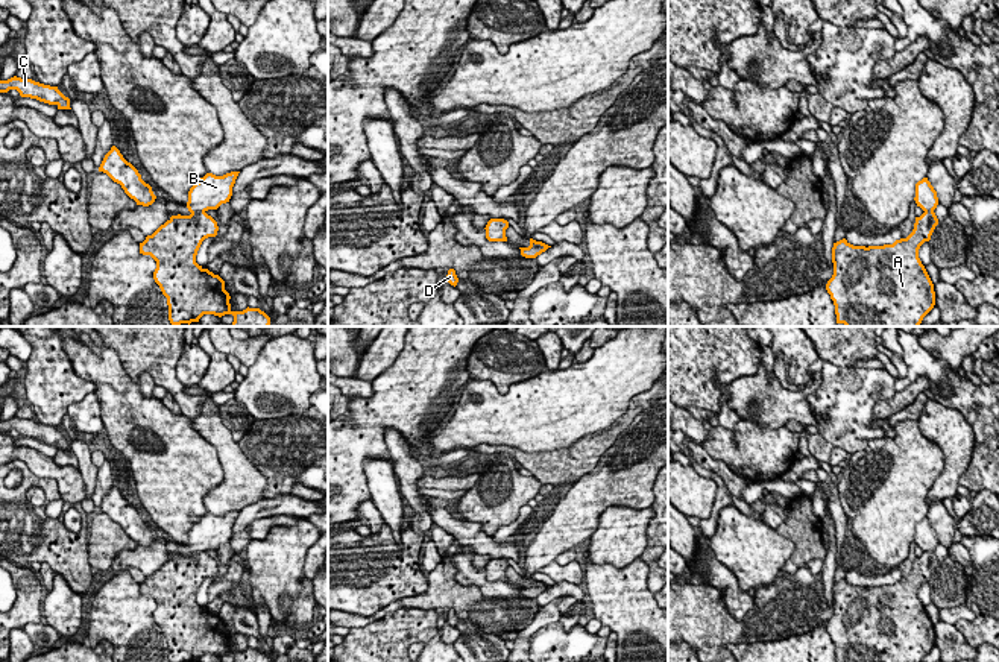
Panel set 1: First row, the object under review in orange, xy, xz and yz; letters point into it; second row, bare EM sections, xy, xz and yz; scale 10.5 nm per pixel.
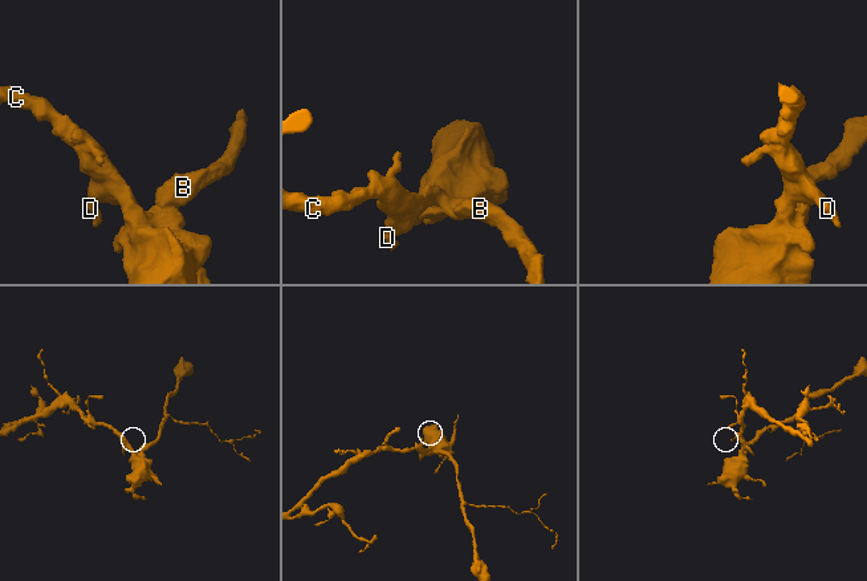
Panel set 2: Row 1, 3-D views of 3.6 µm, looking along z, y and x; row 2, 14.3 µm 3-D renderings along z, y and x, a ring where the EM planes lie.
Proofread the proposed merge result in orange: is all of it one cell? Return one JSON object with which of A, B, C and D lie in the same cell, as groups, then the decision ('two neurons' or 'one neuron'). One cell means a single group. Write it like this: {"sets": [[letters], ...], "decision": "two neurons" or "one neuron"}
{"sets": [["A", "C", "D"], ["B"]], "decision": "two neurons"}

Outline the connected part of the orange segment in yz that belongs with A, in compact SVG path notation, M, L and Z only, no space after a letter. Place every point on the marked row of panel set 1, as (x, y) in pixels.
M934 211L915 217L906 238L884 246L853 246L846 238L834 243L834 275L826 290L835 305L837 323L846 326L919 326L935 305L934 284L919 258L919 249L938 225Z

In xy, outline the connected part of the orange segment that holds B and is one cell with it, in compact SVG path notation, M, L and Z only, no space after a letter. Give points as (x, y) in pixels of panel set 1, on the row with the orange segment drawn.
M231 172L223 176L206 173L200 178L188 191L188 211L199 213L217 210L222 203L229 202L238 173L240 172Z

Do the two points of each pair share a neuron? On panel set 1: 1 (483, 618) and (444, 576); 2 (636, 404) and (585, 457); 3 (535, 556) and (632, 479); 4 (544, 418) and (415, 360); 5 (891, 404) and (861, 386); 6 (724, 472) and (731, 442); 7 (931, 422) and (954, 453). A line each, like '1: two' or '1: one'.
1: one
2: one
3: one
4: two
5: two
6: two
7: one

